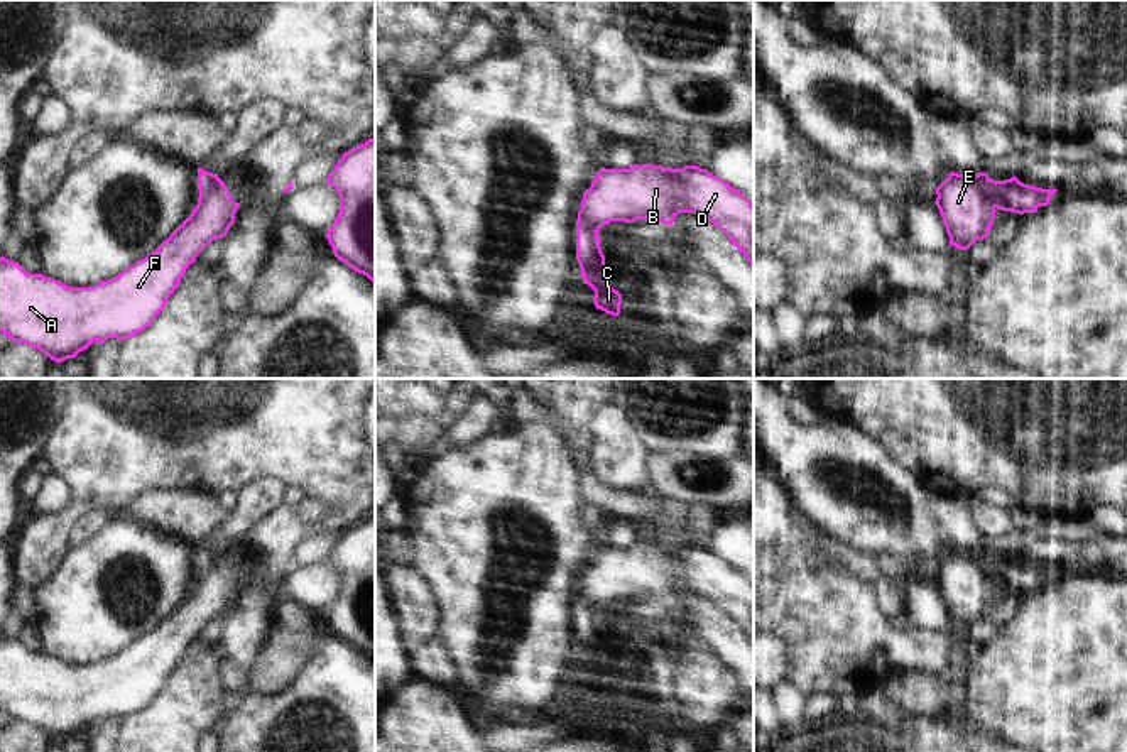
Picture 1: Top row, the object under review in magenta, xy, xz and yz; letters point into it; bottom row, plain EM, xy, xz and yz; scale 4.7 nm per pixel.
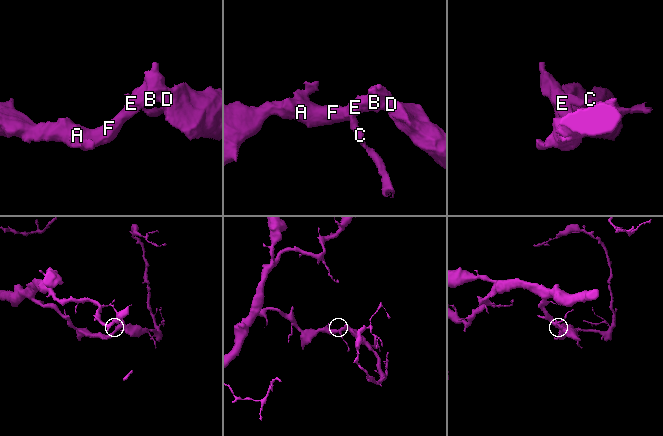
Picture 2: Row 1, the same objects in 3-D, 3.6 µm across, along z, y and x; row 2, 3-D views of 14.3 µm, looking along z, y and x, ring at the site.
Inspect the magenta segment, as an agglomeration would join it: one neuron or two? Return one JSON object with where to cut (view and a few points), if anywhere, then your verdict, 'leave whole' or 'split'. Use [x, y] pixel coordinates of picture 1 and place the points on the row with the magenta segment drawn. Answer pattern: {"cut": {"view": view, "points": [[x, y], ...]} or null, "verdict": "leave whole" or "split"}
{"cut": {"view": "yz", "points": [[970, 176], [996, 207]]}, "verdict": "split"}

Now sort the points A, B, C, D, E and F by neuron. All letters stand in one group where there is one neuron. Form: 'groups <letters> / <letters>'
groups A B D E F / C

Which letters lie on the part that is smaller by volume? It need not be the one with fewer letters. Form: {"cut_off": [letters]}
{"cut_off": ["C"]}

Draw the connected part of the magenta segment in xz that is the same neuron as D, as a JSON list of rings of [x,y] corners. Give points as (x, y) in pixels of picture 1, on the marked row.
[[[635,164],[629,169],[600,167],[591,186],[583,193],[578,218],[600,232],[610,221],[657,220],[669,226],[679,213],[694,213],[718,226],[754,269],[754,203],[698,166],[684,166],[683,169],[654,164]]]

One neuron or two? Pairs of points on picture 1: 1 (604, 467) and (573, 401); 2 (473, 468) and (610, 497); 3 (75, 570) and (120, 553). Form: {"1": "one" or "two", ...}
{"1": "one", "2": "two", "3": "one"}

